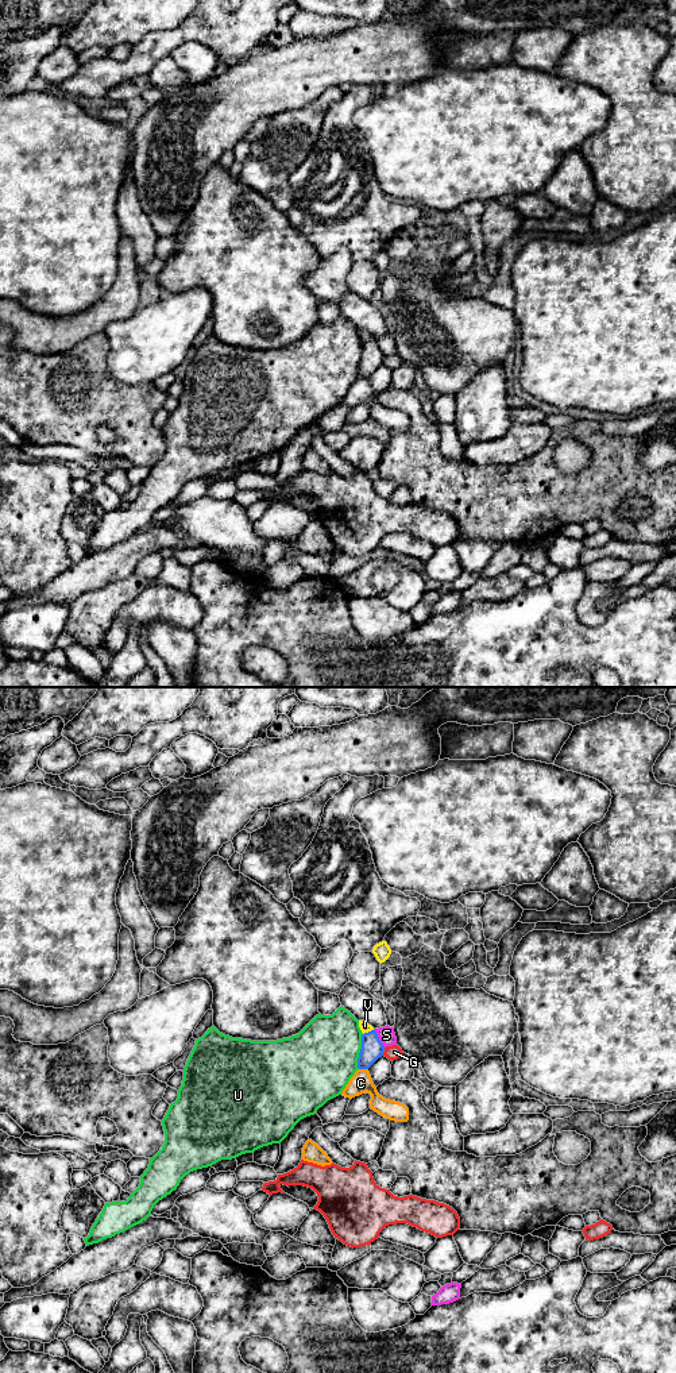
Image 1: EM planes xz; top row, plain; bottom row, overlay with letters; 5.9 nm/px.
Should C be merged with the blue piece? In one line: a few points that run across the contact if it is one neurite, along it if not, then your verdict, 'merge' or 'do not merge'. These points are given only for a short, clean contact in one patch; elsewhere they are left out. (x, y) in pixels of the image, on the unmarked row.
xz (359, 377), (367, 378) | do not merge

